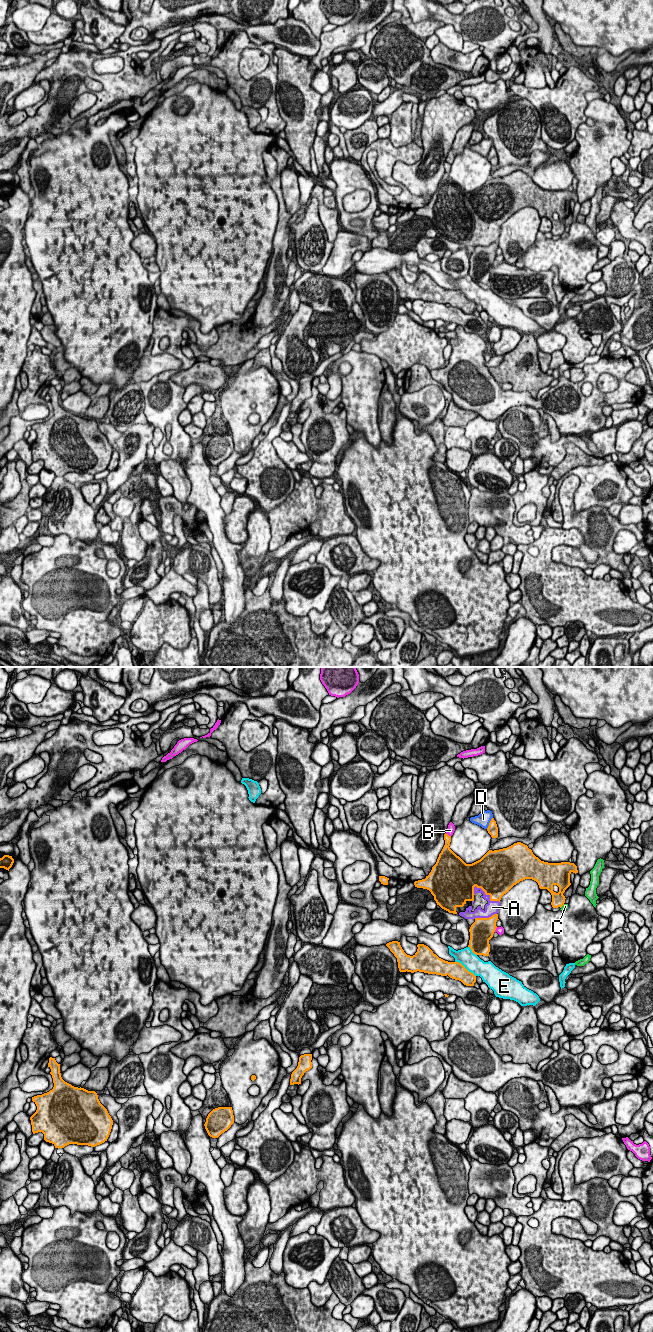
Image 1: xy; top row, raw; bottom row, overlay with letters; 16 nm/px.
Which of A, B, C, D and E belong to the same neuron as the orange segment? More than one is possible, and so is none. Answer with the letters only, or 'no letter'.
A

